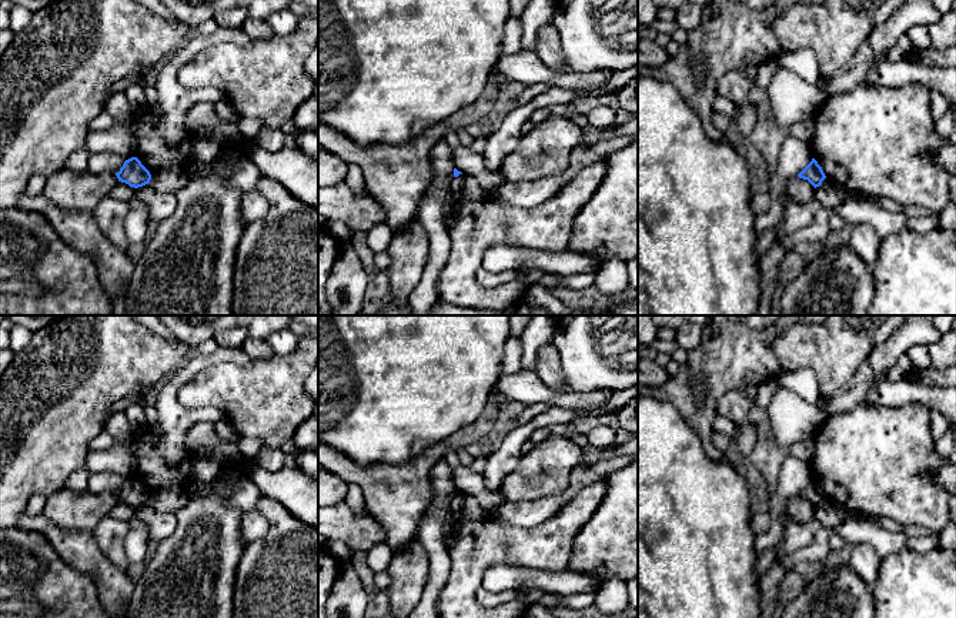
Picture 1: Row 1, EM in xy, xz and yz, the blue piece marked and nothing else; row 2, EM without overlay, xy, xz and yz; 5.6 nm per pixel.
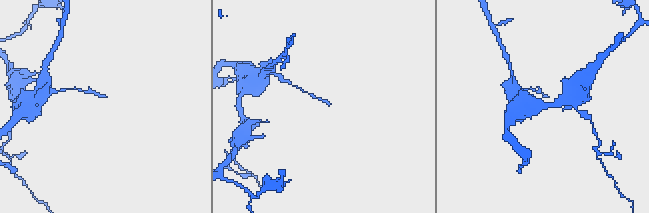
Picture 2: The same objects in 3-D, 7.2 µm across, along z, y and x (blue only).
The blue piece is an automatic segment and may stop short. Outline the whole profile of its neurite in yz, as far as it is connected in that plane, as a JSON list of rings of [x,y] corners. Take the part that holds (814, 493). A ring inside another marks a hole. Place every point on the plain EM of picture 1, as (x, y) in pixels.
[[[815,478],[798,494],[799,498],[808,500],[815,508],[826,498],[822,487]]]

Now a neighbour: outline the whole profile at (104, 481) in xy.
[[[108,471],[90,474],[87,481],[87,491],[93,494],[118,492],[124,484],[124,478]]]

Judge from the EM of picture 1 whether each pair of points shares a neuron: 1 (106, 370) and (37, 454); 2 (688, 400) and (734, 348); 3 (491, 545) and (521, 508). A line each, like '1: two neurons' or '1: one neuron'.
1: one neuron
2: one neuron
3: two neurons

